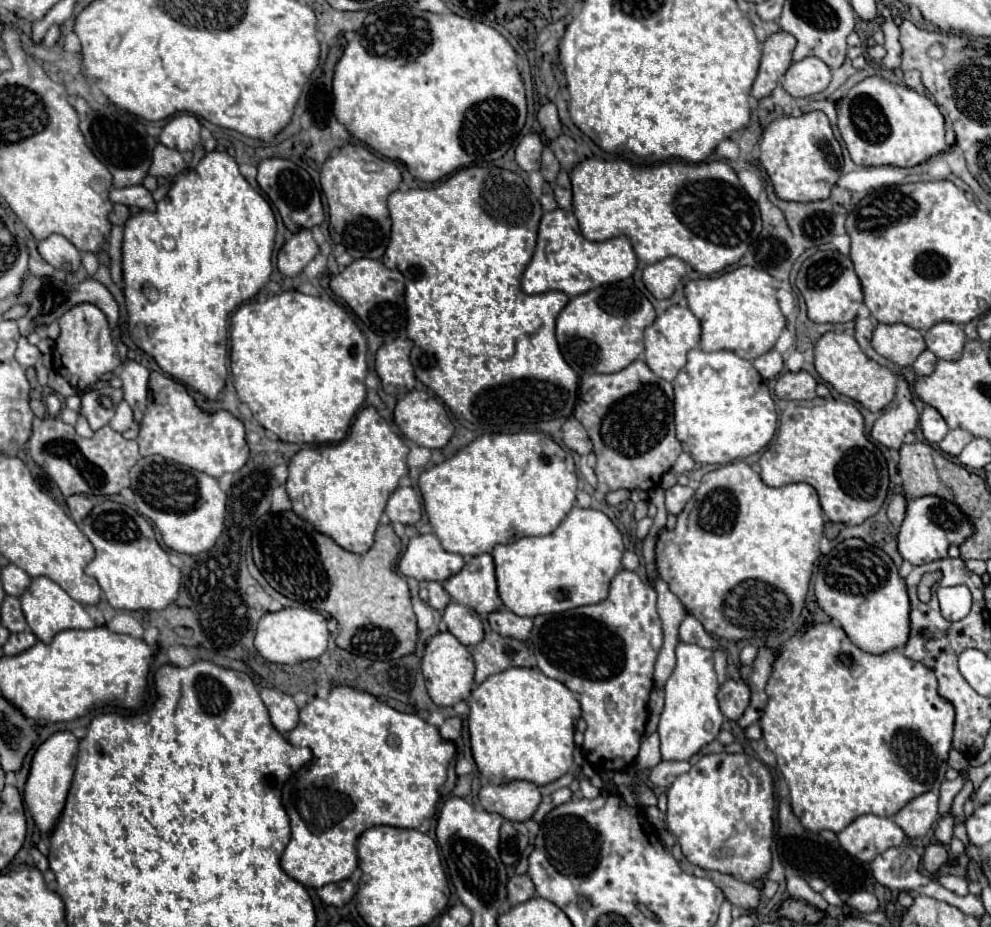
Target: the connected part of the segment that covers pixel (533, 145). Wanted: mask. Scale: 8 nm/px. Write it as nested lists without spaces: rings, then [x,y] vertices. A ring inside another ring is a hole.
[[[526,135],[516,147],[516,163],[524,171],[536,171],[540,169],[540,153],[542,153],[544,141],[538,135]]]

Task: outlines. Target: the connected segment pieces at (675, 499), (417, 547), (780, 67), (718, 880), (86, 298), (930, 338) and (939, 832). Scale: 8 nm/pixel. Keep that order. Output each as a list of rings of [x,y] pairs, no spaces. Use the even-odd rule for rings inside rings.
[[[674,485],[666,491],[666,509],[674,515],[678,515],[684,505],[688,503],[688,499],[694,495],[694,489],[692,487],[684,487],[684,485]]]
[[[418,535],[408,541],[406,551],[398,561],[398,569],[406,577],[418,581],[446,581],[456,575],[464,565],[462,555],[448,553],[442,549],[436,535]]]
[[[776,31],[762,43],[762,61],[758,77],[752,85],[752,95],[756,99],[762,99],[772,93],[772,89],[792,63],[794,47],[796,39],[792,39],[792,35],[788,35],[786,31]]]
[[[680,857],[680,867],[696,877],[704,877],[710,879],[716,887],[722,889],[722,893],[726,895],[726,899],[732,905],[744,907],[744,909],[754,909],[760,901],[760,889],[752,883],[744,883],[742,879],[736,879],[734,875],[726,875],[726,873],[718,873],[718,871],[706,871],[700,869],[698,865],[692,865],[686,857]]]
[[[26,273],[22,293],[20,293],[18,301],[28,307],[28,313],[24,317],[16,319],[20,335],[24,335],[24,337],[28,337],[36,329],[36,325],[38,327],[40,325],[50,325],[50,323],[58,321],[68,309],[72,309],[74,305],[80,305],[80,303],[92,303],[98,309],[102,309],[104,315],[108,317],[110,327],[116,327],[120,323],[120,313],[118,313],[118,305],[114,301],[114,297],[110,295],[110,291],[102,283],[98,283],[94,279],[84,279],[78,285],[68,285],[64,281],[58,281],[56,277],[38,277],[38,275]]]
[[[942,321],[924,333],[924,341],[926,341],[926,347],[938,359],[956,361],[962,355],[966,335],[964,335],[964,329],[960,325],[950,323],[950,321]]]
[[[950,815],[942,817],[936,825],[936,839],[942,843],[942,845],[950,845],[950,839],[952,839],[952,831],[954,831],[954,819]]]

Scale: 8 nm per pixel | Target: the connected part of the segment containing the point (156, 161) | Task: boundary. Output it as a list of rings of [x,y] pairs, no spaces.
[[[158,143],[152,151],[152,167],[150,167],[150,175],[154,177],[174,177],[178,175],[182,169],[186,167],[184,159],[182,159],[182,153],[176,151],[176,149],[168,149],[164,147],[162,143]]]

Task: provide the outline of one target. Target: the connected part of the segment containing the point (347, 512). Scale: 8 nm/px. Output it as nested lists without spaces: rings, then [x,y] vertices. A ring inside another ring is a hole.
[[[364,407],[344,441],[334,445],[300,449],[288,463],[286,493],[292,511],[318,533],[334,539],[350,553],[366,553],[374,543],[374,531],[398,479],[408,473],[408,447],[374,407]]]

